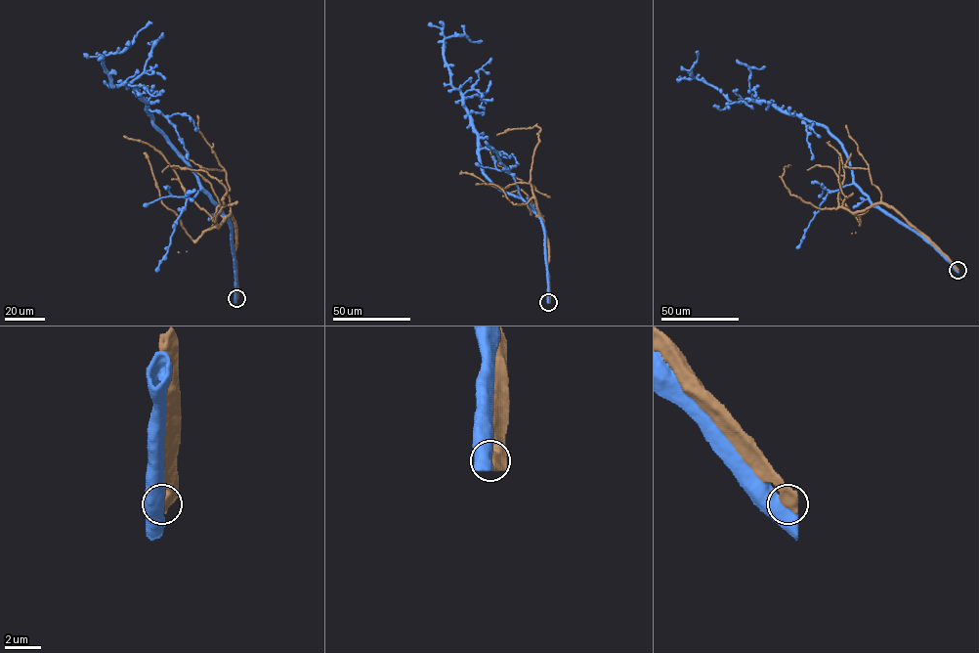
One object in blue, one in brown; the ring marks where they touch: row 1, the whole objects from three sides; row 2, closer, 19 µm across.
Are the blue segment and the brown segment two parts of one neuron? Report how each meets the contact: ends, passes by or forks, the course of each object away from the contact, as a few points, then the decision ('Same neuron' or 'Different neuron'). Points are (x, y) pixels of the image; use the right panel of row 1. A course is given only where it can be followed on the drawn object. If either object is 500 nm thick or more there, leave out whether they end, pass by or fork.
Course of blue: (957, 270), (872, 202), (854, 182), (844, 148), (826, 128), (763, 102), (731, 102), (691, 75), (696, 52). Course of brown: (957, 270), (893, 208), (874, 203), (854, 212), (821, 209), (791, 195), (782, 178), (790, 165). Different neuron

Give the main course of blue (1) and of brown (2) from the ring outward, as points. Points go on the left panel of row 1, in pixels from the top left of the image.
1: (235, 299), (229, 222), (140, 94), (126, 83), (112, 86), (104, 65), (151, 22)
2: (235, 299), (234, 224), (230, 214), (219, 226), (213, 221), (224, 206), (224, 186), (203, 170), (171, 166)

